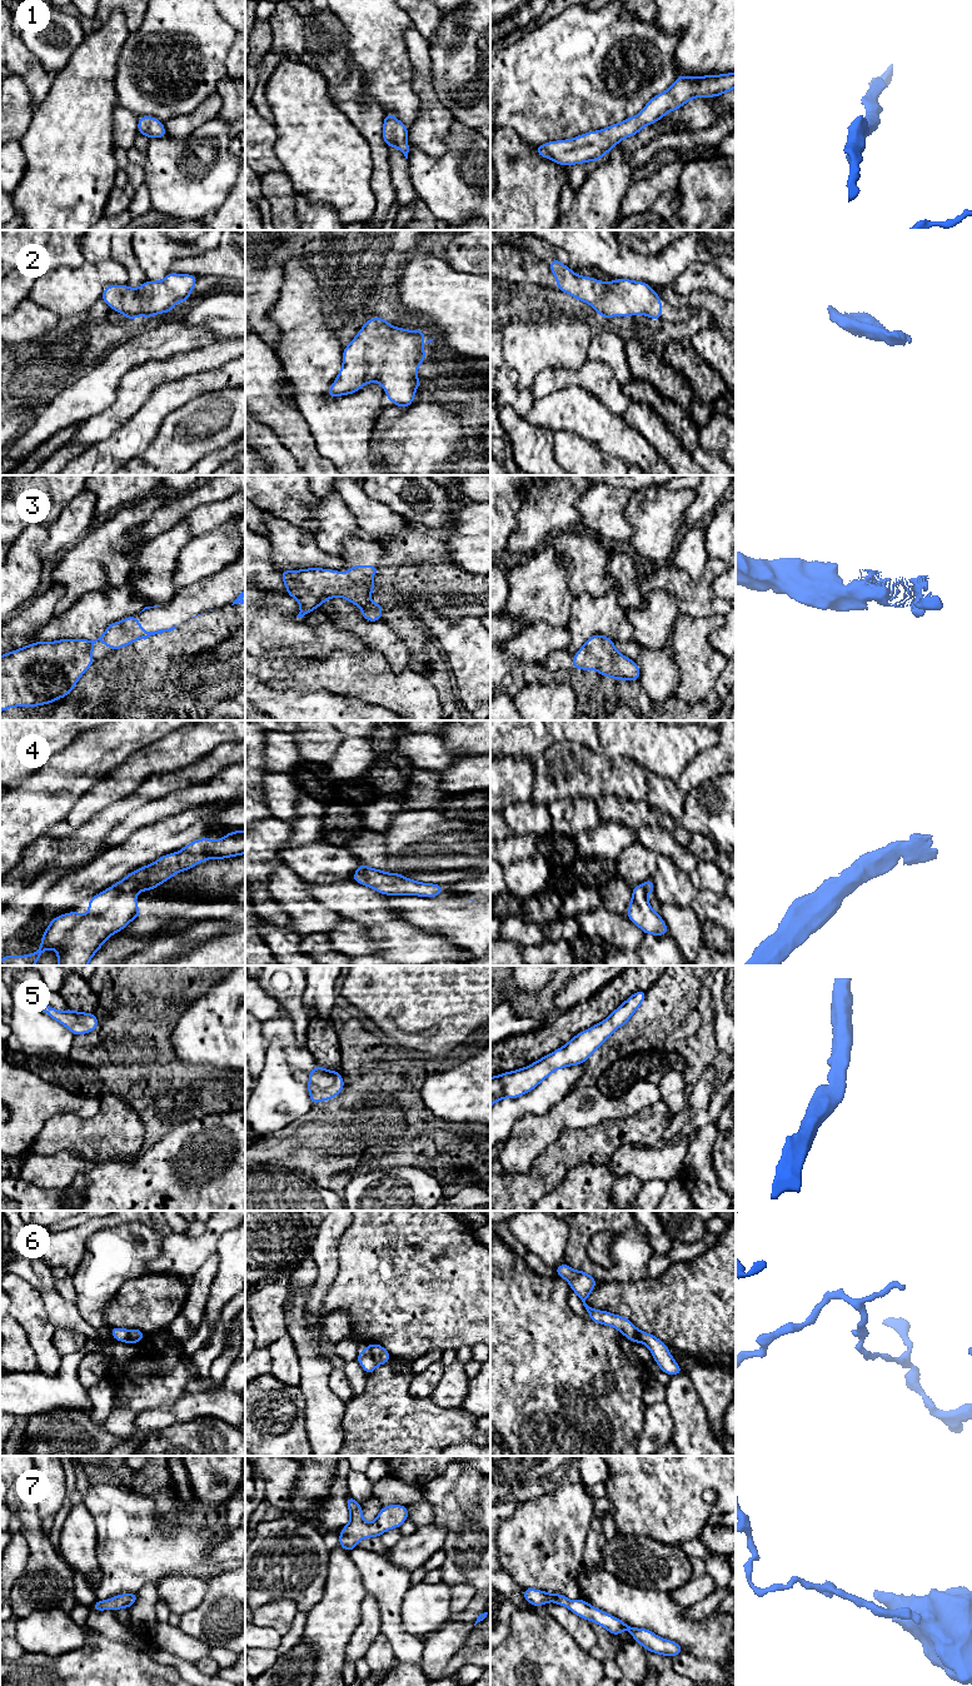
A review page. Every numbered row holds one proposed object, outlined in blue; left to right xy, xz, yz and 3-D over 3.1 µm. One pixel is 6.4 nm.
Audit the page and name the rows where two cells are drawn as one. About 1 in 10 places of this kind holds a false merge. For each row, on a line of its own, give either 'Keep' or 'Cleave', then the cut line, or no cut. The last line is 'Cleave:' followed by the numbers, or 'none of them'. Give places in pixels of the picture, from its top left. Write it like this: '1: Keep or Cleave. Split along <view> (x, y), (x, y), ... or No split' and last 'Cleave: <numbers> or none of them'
1: Keep. No split
2: Keep. No split
3: Keep. No split
4: Keep. No split
5: Keep. No split
6: Cleave. Split along xz (364, 1350), (378, 1363)
7: Keep. No split
Cleave: 6

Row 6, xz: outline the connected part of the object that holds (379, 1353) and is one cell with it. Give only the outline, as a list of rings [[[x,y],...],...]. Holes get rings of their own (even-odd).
[[[378,1343],[368,1345],[365,1351],[374,1358],[378,1365],[384,1365],[392,1360],[392,1356],[388,1353],[388,1351]]]

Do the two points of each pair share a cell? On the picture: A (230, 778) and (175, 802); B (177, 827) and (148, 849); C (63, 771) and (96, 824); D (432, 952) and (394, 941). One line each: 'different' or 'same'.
A: same
B: same
C: different
D: same

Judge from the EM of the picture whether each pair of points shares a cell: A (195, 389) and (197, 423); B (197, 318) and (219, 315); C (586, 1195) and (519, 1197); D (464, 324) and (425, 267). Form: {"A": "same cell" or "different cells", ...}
{"A": "different cells", "B": "same cell", "C": "different cells", "D": "same cell"}

